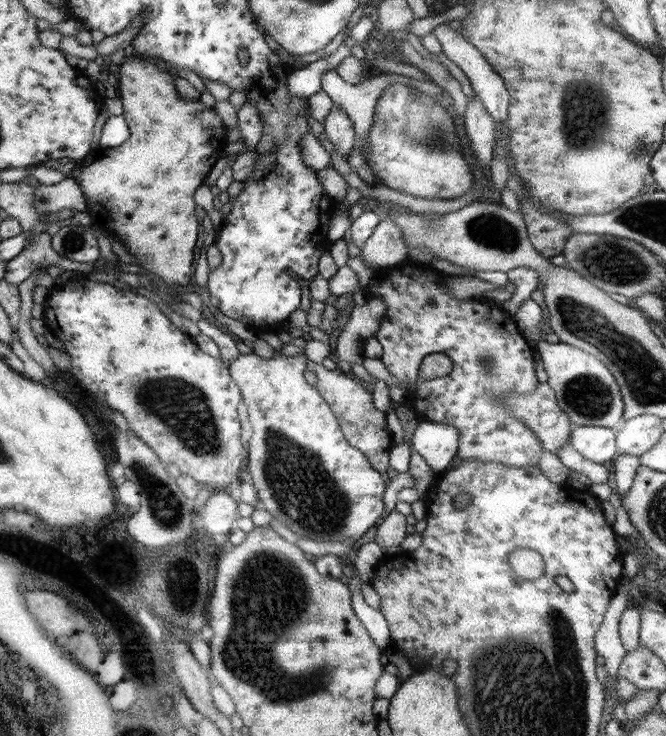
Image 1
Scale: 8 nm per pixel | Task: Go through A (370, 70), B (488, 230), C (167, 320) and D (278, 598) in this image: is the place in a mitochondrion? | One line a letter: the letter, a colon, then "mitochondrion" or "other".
A: other
B: mitochondrion
C: other
D: mitochondrion

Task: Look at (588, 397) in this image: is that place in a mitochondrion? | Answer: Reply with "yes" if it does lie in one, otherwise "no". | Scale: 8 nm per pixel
yes

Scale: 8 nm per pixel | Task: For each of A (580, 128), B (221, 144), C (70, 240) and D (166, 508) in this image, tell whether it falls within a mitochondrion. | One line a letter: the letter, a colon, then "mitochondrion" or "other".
A: mitochondrion
B: other
C: mitochondrion
D: mitochondrion

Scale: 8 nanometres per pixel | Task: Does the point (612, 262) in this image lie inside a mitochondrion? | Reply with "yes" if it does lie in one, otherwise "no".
yes

